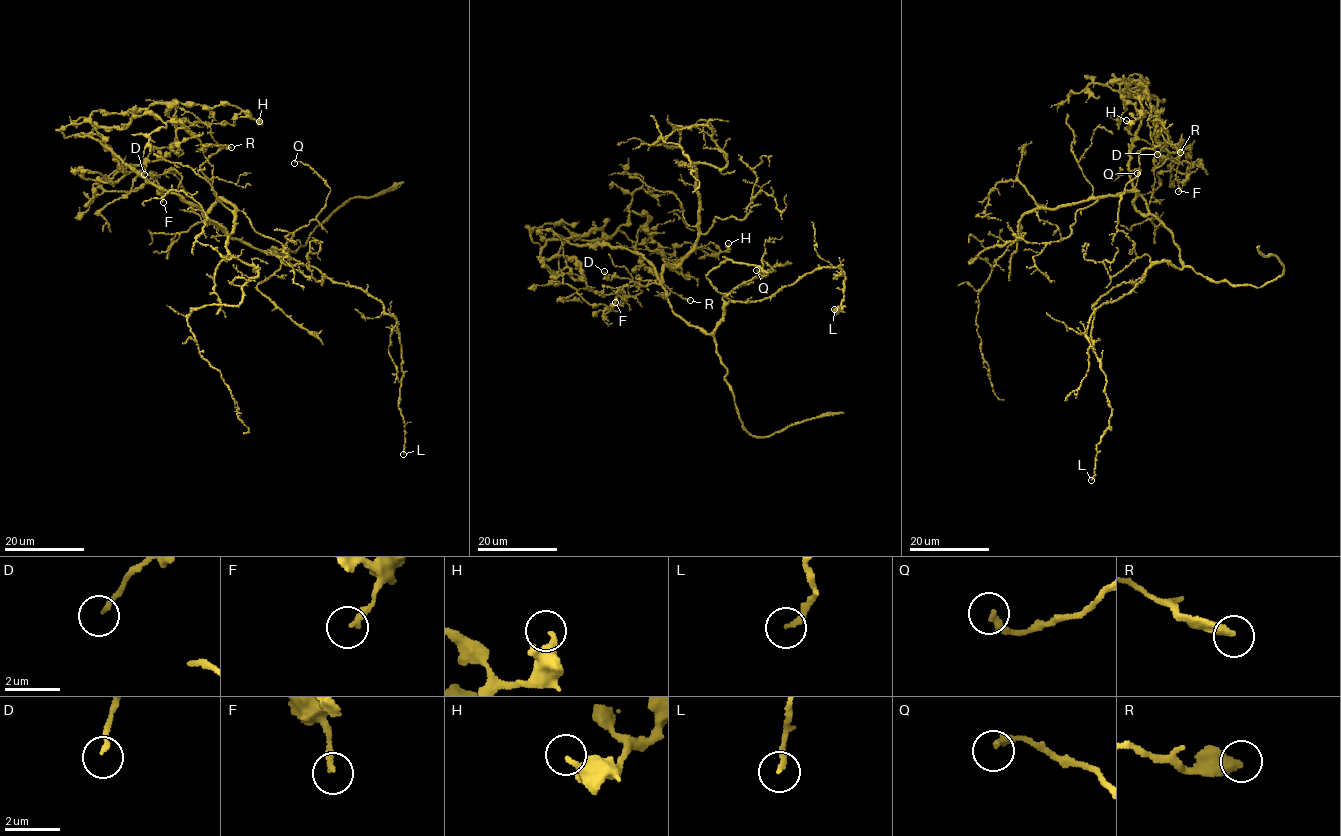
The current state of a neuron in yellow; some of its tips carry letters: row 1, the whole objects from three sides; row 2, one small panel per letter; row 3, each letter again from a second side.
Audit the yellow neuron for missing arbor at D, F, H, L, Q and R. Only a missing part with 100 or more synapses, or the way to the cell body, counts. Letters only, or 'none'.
none

